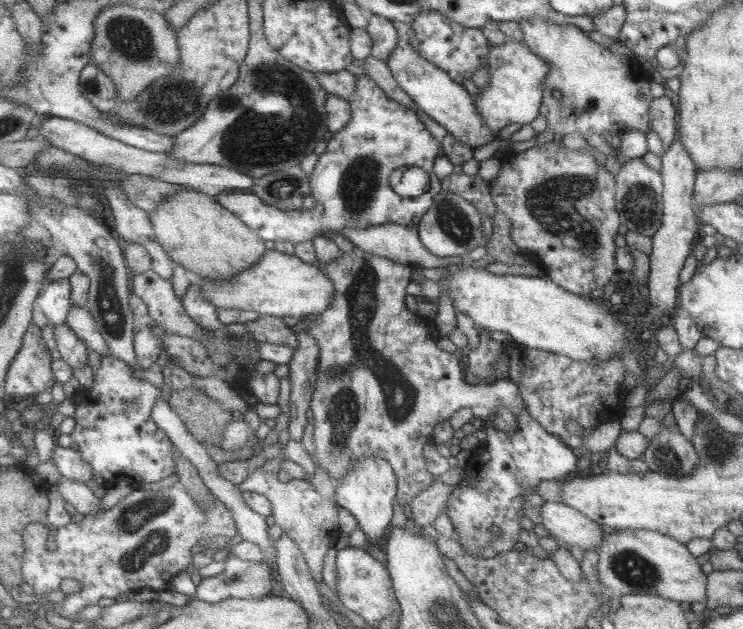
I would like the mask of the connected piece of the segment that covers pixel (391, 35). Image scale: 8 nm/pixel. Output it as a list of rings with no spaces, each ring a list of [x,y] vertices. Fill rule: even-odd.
[[[373,15],[366,29],[374,40],[372,55],[389,62],[393,51],[401,44],[393,21],[389,18]]]

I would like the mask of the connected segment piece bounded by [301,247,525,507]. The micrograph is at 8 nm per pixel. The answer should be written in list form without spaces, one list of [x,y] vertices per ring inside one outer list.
[[[354,247],[349,253],[343,253],[341,259],[333,261],[333,263],[316,263],[325,275],[329,276],[335,283],[335,296],[331,306],[319,314],[313,314],[311,317],[303,317],[301,320],[309,322],[309,329],[307,332],[311,336],[315,336],[318,342],[320,356],[317,365],[317,380],[315,388],[313,389],[313,398],[311,399],[311,408],[313,416],[313,438],[314,438],[314,460],[316,465],[325,469],[329,473],[331,482],[335,485],[343,482],[345,477],[349,475],[349,471],[353,471],[355,462],[362,458],[369,458],[370,456],[384,456],[385,460],[391,462],[393,469],[396,470],[398,478],[398,500],[397,503],[402,507],[403,504],[410,504],[414,498],[417,498],[431,483],[436,479],[428,468],[425,468],[426,460],[421,460],[421,438],[433,442],[433,427],[438,422],[443,422],[461,408],[468,408],[471,416],[475,418],[487,419],[492,412],[495,412],[500,406],[508,408],[517,419],[524,415],[524,402],[518,393],[518,388],[509,380],[505,378],[496,379],[491,384],[468,384],[461,380],[461,366],[457,364],[457,358],[451,352],[445,352],[440,349],[437,342],[435,343],[435,336],[431,336],[433,332],[426,328],[427,319],[421,318],[418,313],[411,312],[406,303],[407,286],[415,280],[415,267],[411,265],[401,264],[401,262],[390,260],[387,257],[379,257],[371,253],[364,252],[359,247]]]

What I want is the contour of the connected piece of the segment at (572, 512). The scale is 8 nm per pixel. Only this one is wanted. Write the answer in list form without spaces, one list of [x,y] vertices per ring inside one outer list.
[[[544,501],[539,511],[542,526],[562,544],[578,546],[582,550],[598,550],[604,533],[601,527],[578,510],[561,502]]]

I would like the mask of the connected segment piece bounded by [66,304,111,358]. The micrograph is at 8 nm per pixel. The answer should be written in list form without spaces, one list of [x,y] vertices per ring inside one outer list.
[[[73,304],[66,324],[87,344],[91,351],[100,353],[101,358],[111,354],[109,343],[105,341],[100,326],[87,306]]]

